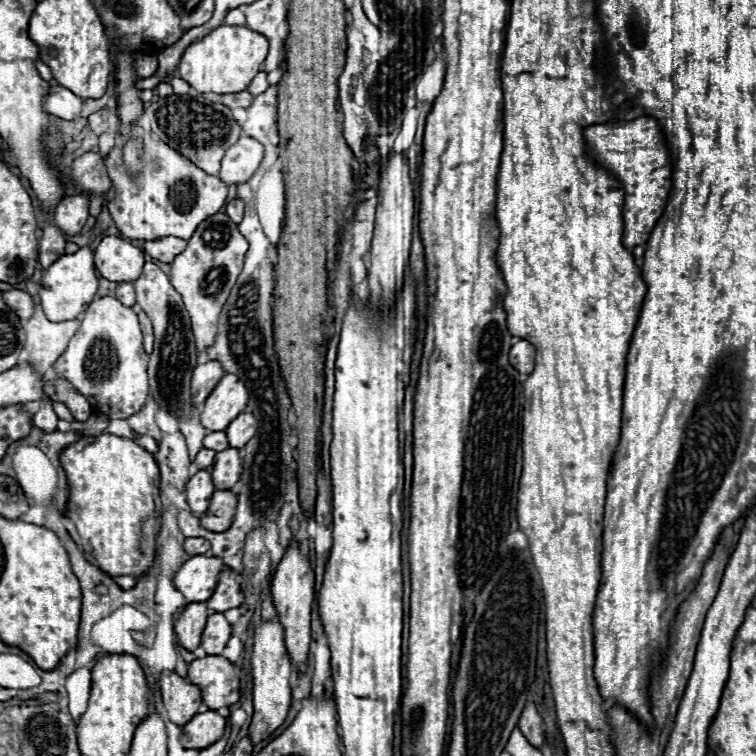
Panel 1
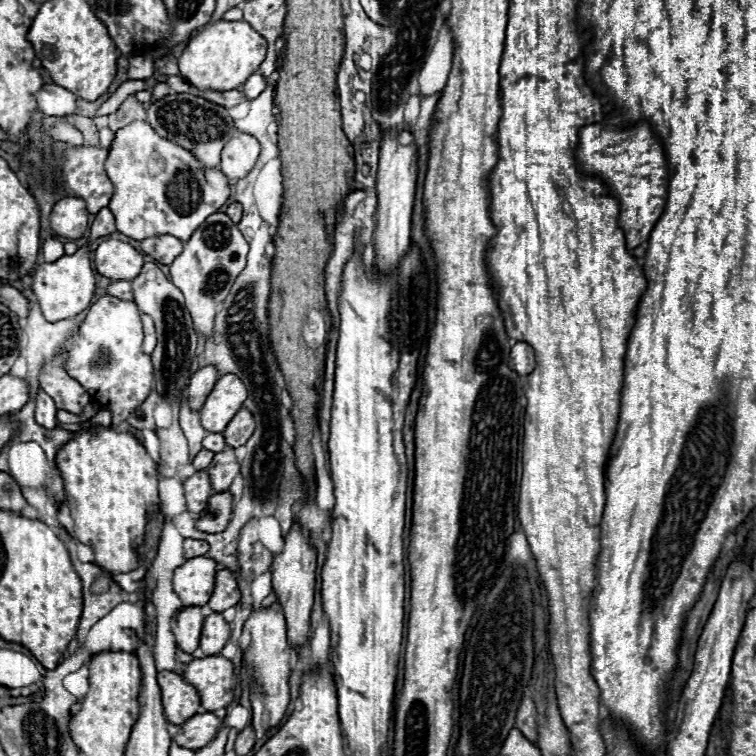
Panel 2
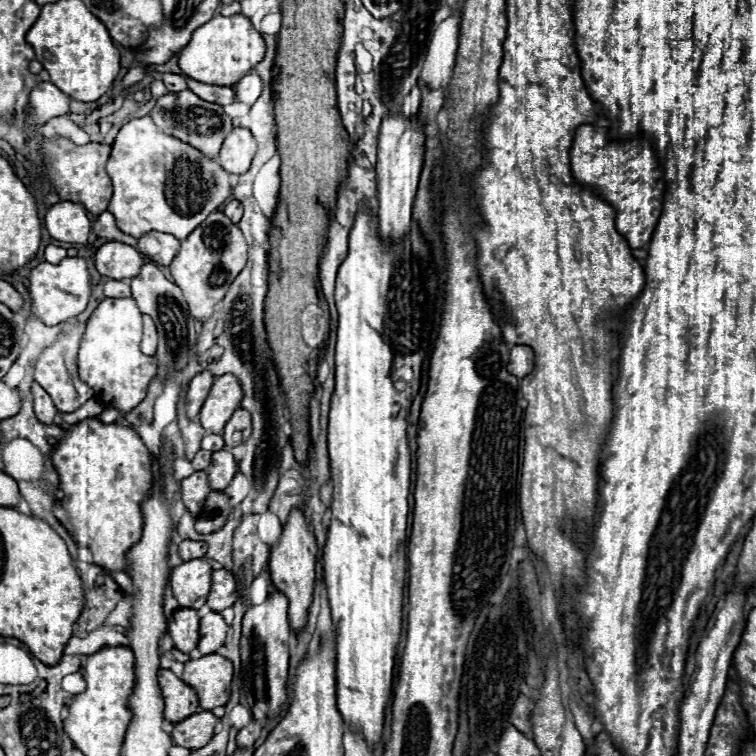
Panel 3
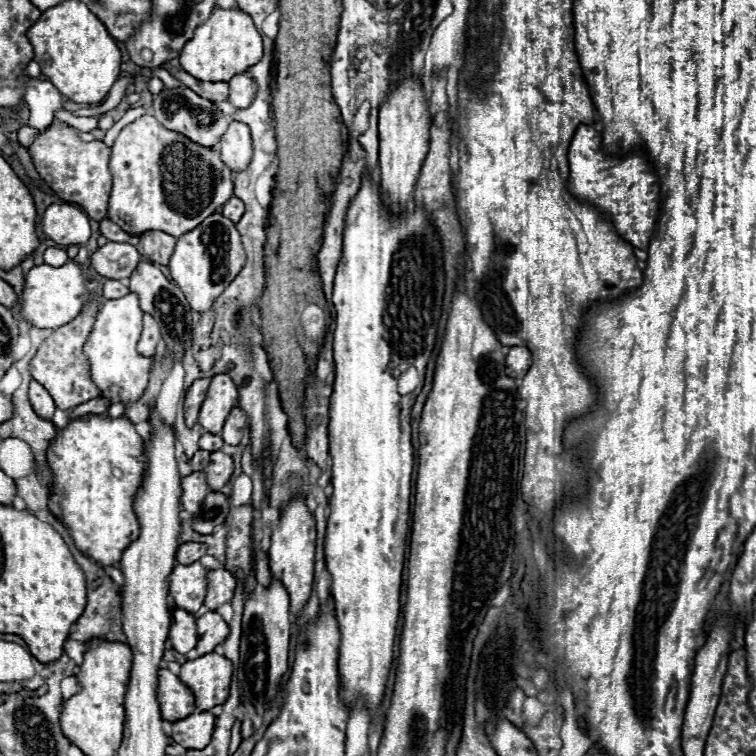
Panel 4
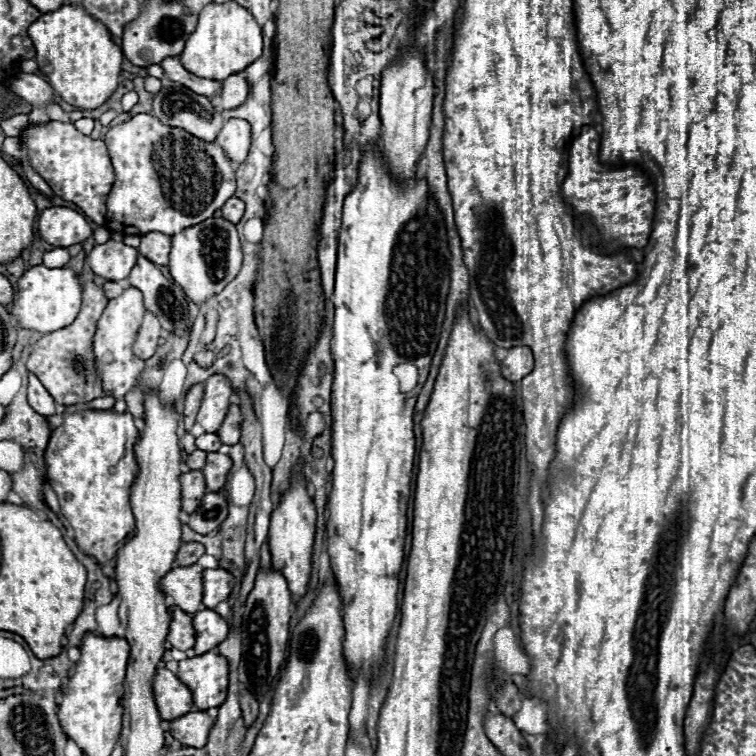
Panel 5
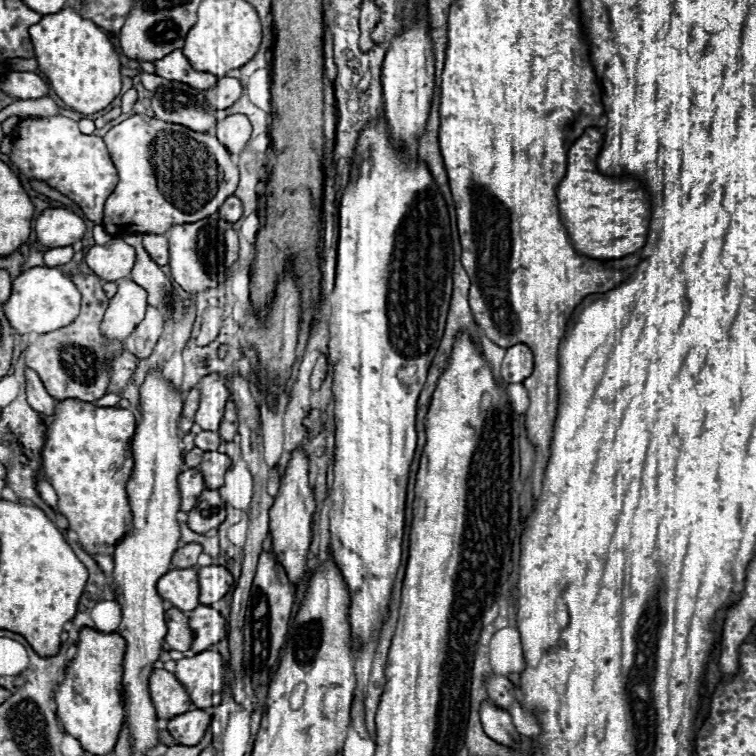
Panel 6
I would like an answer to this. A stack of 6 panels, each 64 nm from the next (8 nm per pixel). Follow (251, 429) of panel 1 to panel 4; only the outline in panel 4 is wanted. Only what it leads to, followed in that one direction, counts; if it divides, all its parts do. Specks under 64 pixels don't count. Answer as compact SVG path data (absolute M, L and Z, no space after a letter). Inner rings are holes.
M236 406L232 408L232 412L228 414L226 422L224 422L224 428L220 432L224 444L230 444L230 446L238 446L242 436L244 436L244 428L248 426L248 418L246 414Z

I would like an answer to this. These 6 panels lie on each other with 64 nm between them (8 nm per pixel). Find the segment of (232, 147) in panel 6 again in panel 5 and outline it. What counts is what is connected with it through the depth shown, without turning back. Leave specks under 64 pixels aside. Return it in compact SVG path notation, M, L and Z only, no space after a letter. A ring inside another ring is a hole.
M230 118L222 124L216 144L224 148L224 154L232 162L244 162L250 148L250 124L242 118Z

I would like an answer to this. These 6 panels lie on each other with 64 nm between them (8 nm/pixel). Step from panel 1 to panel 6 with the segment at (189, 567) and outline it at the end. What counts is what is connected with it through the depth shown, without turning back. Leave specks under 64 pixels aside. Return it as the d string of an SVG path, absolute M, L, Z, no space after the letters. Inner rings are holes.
M186 568L186 570L170 570L168 574L164 574L158 580L158 594L162 596L162 600L170 602L174 608L182 610L182 612L190 612L194 610L200 602L198 602L198 574L194 568Z

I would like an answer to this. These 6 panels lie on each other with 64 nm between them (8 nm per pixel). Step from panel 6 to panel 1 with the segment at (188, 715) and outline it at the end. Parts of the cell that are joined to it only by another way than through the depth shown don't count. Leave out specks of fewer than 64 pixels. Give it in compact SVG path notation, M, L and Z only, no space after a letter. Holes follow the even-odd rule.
M208 710L204 714L196 714L188 724L184 724L184 732L180 736L180 742L184 748L206 748L212 744L212 740L220 738L220 732L224 732L226 718L216 714L214 710Z

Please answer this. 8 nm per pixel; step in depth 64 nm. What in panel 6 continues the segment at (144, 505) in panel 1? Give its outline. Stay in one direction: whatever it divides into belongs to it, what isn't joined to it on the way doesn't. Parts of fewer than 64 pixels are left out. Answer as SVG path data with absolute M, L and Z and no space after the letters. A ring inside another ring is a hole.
M60 400L54 420L48 424L42 448L44 478L56 490L58 510L66 516L88 554L112 554L130 528L132 512L126 482L132 472L130 442L134 432L136 420L130 410L116 406L102 408L82 400ZM122 464L124 474L118 474Z

